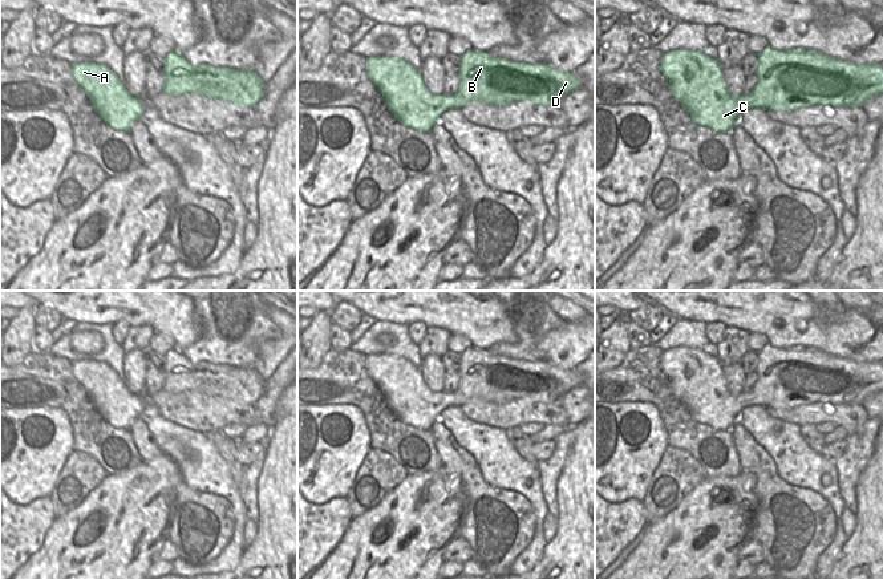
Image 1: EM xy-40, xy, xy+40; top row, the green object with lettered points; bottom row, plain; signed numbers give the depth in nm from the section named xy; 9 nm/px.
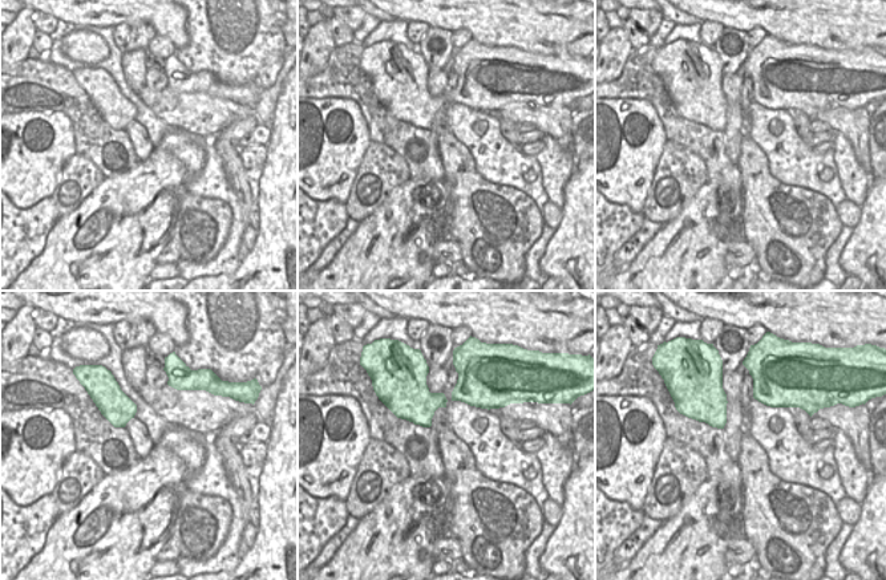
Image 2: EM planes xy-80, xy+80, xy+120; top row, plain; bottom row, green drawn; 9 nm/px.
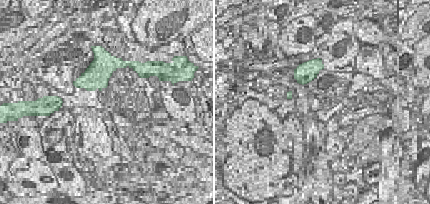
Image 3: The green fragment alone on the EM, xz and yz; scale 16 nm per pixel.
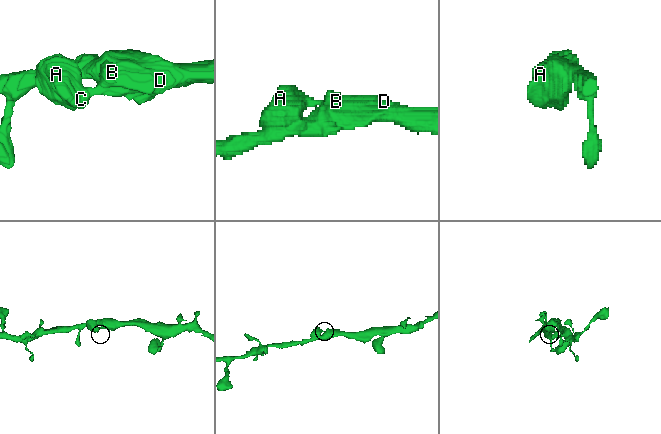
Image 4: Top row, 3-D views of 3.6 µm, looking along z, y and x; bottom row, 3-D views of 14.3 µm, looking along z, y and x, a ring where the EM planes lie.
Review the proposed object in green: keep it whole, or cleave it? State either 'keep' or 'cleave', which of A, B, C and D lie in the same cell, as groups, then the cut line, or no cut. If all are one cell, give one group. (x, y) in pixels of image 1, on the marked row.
keep; A B C D; no cut

